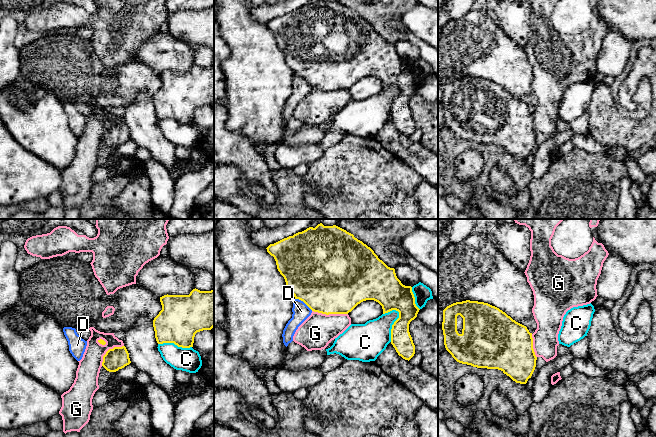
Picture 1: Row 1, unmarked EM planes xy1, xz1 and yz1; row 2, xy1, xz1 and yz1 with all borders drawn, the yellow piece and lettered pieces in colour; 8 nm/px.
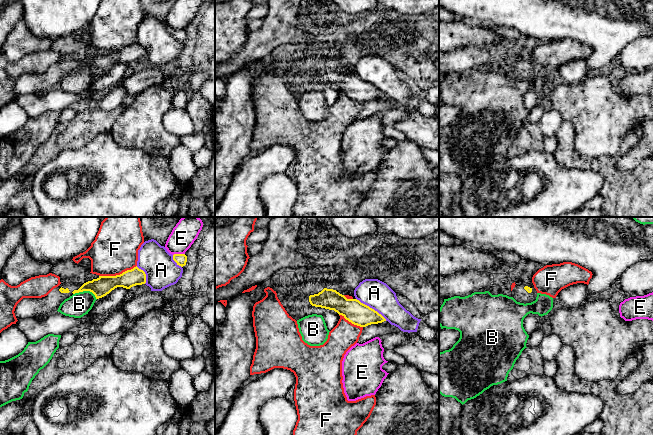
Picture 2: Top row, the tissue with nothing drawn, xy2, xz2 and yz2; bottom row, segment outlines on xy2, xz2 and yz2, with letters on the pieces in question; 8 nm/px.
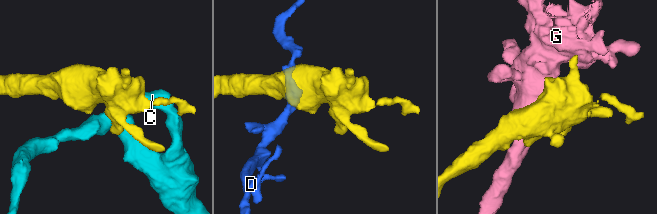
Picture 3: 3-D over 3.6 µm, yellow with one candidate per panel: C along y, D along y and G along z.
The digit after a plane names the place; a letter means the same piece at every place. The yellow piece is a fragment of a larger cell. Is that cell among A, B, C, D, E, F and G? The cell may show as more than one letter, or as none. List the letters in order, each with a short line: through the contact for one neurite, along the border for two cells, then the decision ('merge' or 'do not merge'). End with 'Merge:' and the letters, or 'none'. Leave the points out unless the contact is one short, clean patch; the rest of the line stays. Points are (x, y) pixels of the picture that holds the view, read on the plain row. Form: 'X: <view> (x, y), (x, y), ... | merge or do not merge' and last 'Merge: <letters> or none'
A: do not merge
B: xy2 (73, 69), (90, 67), (96, 75) | do not merge
C: do not merge
D: do not merge
E: do not merge
F: do not merge
G: xz1 (312, 86), (326, 90), (347, 90) | do not merge
Merge: none

